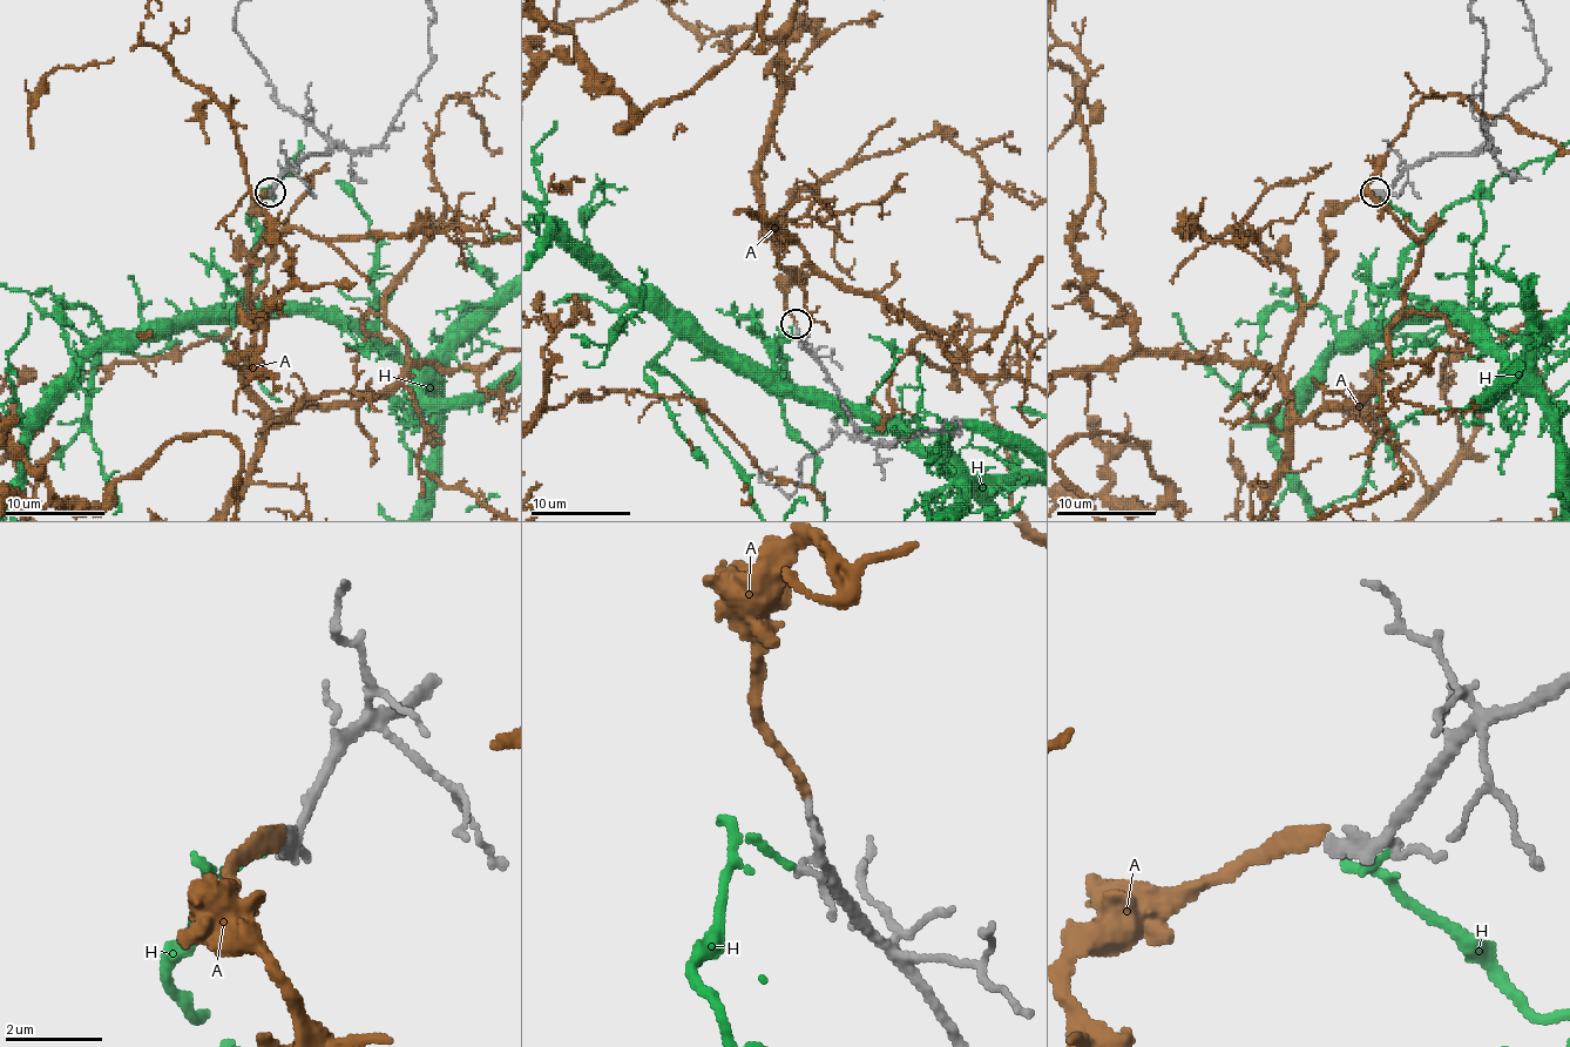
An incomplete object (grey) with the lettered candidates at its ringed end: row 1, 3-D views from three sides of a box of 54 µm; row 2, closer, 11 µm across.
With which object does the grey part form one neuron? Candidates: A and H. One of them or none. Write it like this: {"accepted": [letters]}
{"accepted": ["A"]}

